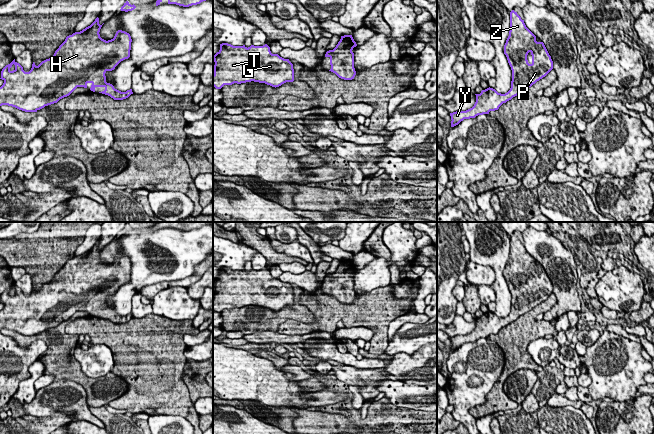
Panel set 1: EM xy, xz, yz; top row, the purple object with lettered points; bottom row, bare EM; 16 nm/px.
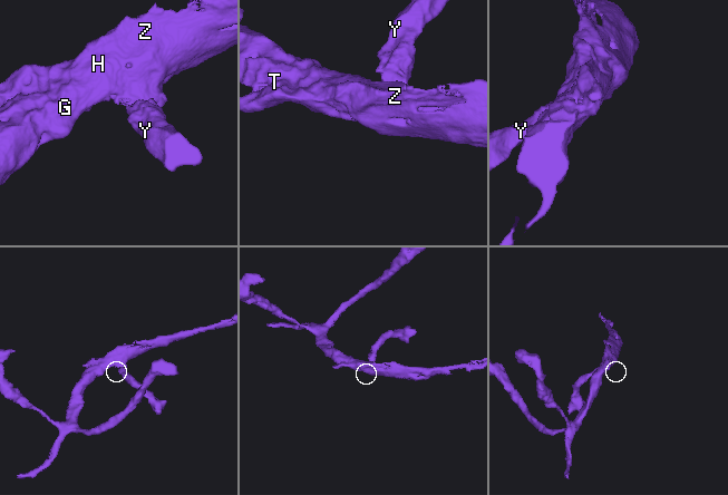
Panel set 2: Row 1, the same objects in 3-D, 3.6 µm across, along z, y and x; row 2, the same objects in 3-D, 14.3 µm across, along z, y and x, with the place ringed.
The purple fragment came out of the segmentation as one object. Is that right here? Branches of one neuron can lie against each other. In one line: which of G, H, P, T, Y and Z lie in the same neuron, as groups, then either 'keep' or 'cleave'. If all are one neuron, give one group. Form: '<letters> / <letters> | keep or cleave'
G H P T Y Z | keep

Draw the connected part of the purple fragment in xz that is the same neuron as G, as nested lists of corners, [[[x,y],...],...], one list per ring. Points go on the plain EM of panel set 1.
[[[222,267],[213,284],[213,310],[216,313],[251,305],[276,312],[294,305],[293,288],[289,283],[272,278],[267,268],[247,272]]]

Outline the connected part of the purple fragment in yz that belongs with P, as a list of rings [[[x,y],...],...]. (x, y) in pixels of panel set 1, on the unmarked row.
[[[514,234],[510,236],[510,255],[504,269],[504,278],[512,294],[510,314],[501,318],[489,311],[475,318],[476,326],[472,332],[450,337],[451,351],[464,343],[498,334],[503,327],[531,311],[553,293],[553,285],[544,267],[536,265],[536,260]]]

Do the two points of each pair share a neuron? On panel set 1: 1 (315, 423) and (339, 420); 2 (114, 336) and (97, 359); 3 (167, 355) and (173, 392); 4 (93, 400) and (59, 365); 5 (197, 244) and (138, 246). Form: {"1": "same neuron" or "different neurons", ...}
{"1": "same neuron", "2": "different neurons", "3": "same neuron", "4": "same neuron", "5": "same neuron"}

